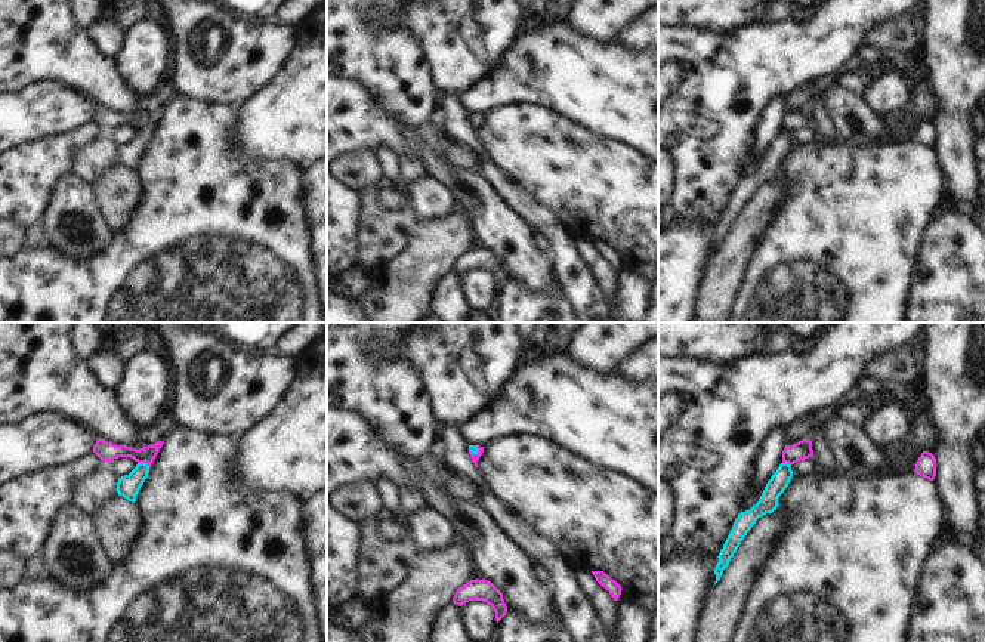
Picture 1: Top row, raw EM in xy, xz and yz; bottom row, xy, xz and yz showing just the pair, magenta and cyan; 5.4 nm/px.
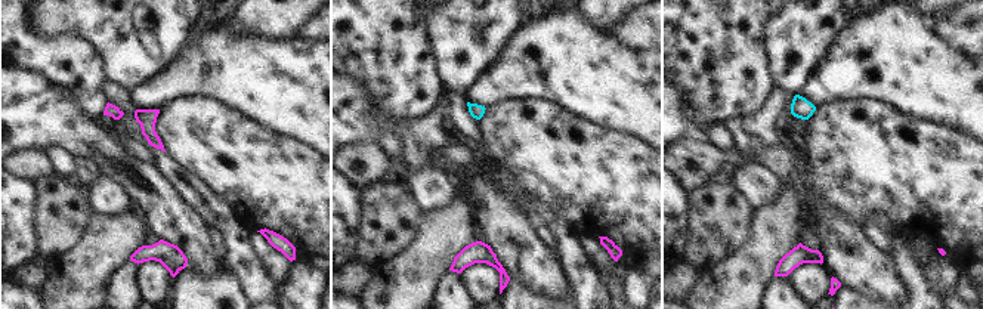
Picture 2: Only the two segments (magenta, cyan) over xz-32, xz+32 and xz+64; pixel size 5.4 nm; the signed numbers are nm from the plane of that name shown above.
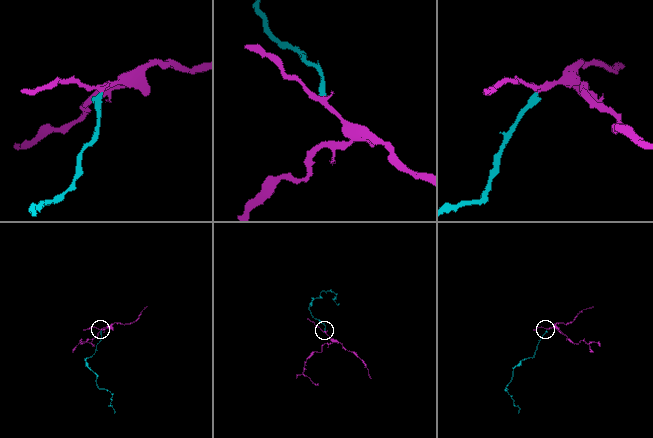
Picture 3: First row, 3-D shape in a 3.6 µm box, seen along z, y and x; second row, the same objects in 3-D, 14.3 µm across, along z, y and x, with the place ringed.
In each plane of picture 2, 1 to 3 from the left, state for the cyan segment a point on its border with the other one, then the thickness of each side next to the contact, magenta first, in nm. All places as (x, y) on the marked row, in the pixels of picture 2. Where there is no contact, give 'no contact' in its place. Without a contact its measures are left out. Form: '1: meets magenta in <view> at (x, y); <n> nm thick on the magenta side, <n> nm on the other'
1: no contact
2: no contact
3: no contact

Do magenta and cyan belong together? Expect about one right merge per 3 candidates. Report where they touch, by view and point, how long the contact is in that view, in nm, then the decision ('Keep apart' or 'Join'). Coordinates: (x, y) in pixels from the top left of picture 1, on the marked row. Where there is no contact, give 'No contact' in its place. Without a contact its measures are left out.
Touches magenta at xy (144, 462). Shared border 80 nm. Join

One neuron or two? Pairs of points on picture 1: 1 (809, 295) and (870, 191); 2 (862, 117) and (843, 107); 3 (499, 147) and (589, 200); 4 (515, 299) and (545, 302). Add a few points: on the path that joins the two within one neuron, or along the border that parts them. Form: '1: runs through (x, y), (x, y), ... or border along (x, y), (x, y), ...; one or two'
1: runs through (833, 269), (855, 216); one
2: runs through (858, 117), (848, 111); one
3: runs through (521, 147), (567, 178); one
4: runs through (522, 302), (537, 302); one

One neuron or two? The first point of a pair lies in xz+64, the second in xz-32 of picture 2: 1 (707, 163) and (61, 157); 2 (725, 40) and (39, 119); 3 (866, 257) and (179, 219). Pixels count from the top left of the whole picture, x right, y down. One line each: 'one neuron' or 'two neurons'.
1: two neurons
2: two neurons
3: one neuron

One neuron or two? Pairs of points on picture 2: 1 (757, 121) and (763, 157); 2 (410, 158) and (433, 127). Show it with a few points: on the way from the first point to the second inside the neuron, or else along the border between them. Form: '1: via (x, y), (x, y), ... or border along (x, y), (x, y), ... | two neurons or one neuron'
1: border along (779, 141), (770, 147), (754, 150), (748, 161) | two neurons
2: via (416, 151), (416, 145), (426, 135) | one neuron

